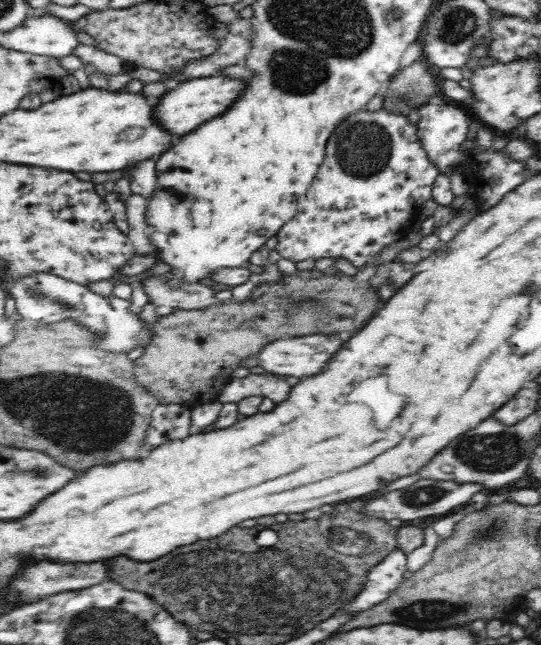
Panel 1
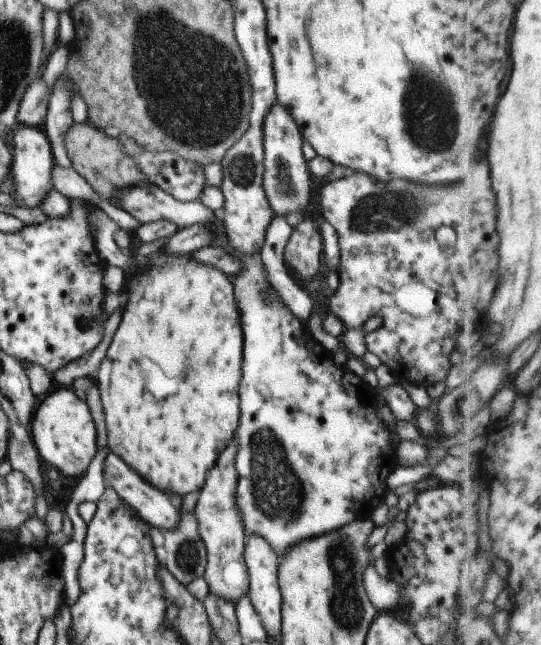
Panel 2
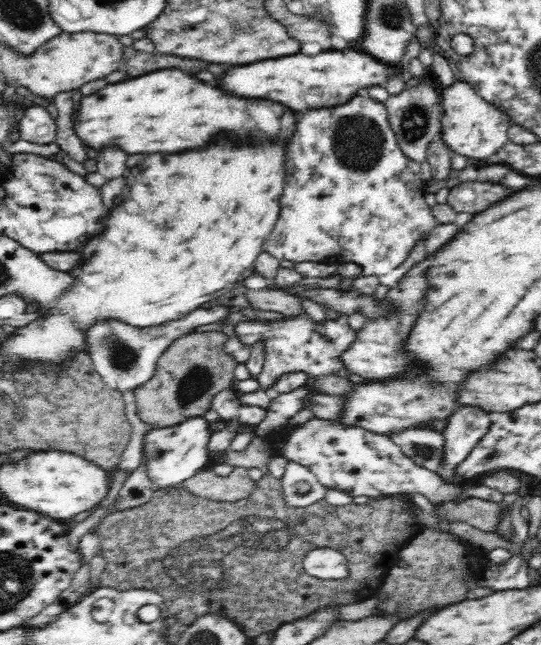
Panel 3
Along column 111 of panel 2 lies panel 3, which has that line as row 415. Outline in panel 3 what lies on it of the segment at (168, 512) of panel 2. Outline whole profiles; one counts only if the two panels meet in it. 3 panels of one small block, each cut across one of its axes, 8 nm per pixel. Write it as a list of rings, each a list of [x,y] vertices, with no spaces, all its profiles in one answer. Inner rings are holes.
[[[459,407],[448,418],[449,424],[443,431],[444,448],[439,475],[446,481],[454,481],[454,470],[487,433],[493,419],[478,407]]]

